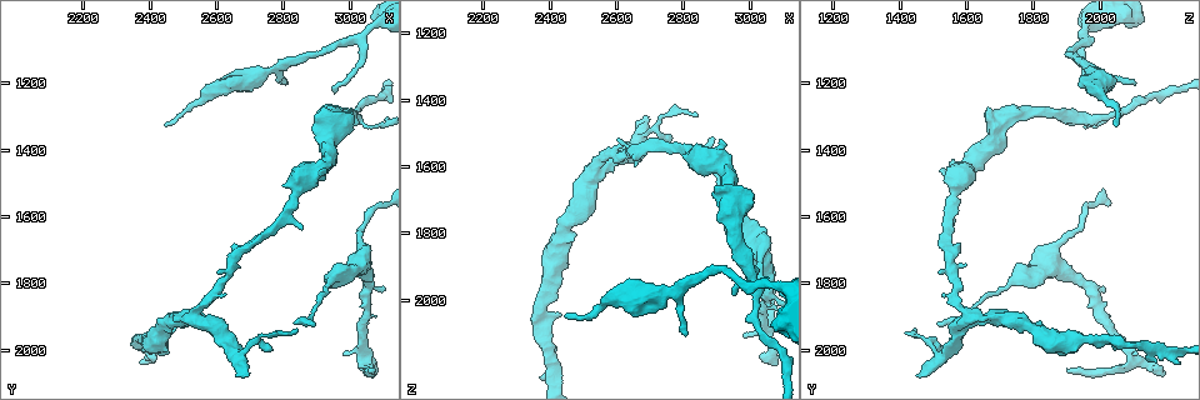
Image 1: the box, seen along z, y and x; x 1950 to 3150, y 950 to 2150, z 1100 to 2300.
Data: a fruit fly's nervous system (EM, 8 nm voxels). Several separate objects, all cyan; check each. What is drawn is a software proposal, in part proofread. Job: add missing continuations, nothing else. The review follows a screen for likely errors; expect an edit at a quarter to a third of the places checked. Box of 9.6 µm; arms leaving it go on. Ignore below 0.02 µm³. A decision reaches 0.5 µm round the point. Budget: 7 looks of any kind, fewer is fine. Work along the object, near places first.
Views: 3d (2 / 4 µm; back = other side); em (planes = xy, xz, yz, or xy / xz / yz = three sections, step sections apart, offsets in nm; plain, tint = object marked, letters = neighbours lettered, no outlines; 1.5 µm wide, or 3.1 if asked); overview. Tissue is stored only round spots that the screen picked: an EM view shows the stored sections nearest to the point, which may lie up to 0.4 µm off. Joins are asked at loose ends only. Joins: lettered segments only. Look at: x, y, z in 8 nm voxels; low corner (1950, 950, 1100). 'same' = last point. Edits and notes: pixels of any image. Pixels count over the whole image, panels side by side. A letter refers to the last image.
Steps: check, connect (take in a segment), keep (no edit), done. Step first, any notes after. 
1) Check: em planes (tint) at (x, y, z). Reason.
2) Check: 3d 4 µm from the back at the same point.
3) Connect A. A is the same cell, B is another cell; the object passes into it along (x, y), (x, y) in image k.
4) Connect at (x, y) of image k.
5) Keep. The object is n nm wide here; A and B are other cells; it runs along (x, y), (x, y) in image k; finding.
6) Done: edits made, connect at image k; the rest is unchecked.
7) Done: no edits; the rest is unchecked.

Check: em planes (plain) at (3070, 2070, 2190). An open end.

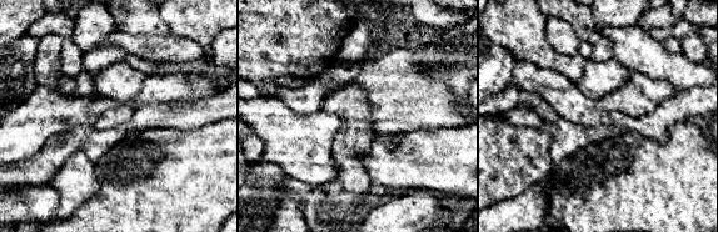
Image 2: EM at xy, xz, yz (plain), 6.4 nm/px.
Check: em planes (letters) at the same point. What lies round it.

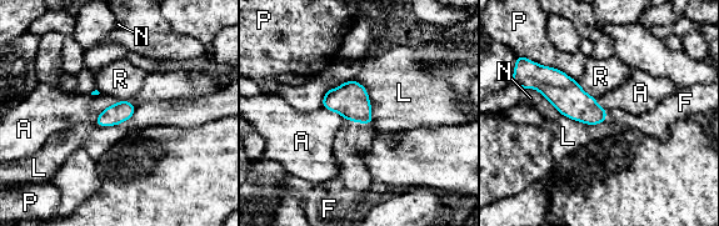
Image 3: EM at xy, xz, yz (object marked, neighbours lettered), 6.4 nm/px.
Connect F. The object is 140 nm wide here; F is the same cell, A, L, N, P and R are other cells; the neuron continues.

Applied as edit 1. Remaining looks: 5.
Check: overview. Redraw.

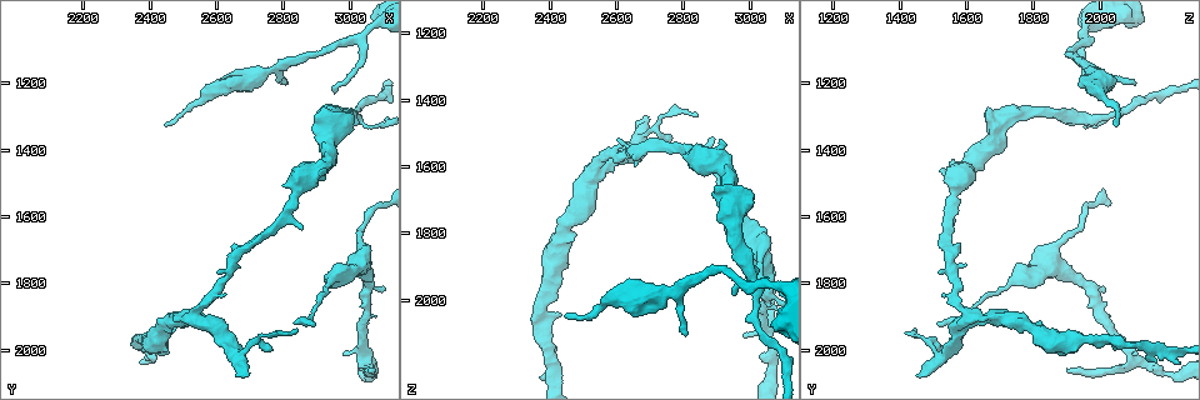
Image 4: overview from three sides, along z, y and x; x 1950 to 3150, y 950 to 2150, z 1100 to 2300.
Check: em planes (plain) at (2760, 1990, 1520). Branch stops here.

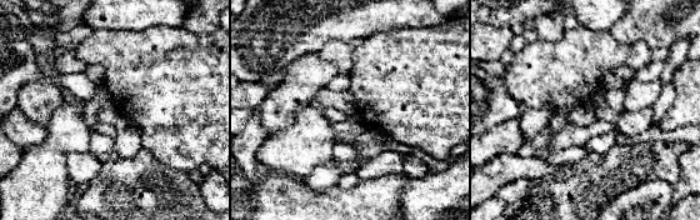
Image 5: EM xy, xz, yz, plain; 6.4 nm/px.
Check: em planes (letters) at the same point.

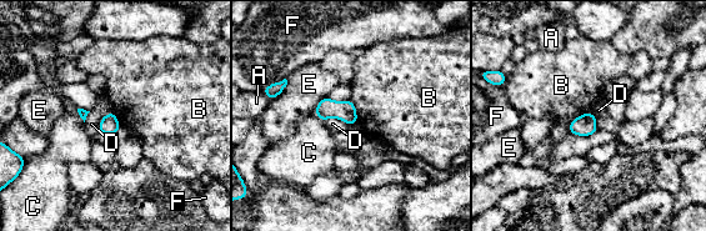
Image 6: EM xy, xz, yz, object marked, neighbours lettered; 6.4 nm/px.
Keep. The object is 120 nm wide here; A, B, C, D, E and F are other cells; a border runs along (591, 111), (577, 115), (569, 125) in image 6; none of them fits.

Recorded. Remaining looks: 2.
Done: edits made, connect at image 3; the rest is unchecked.

